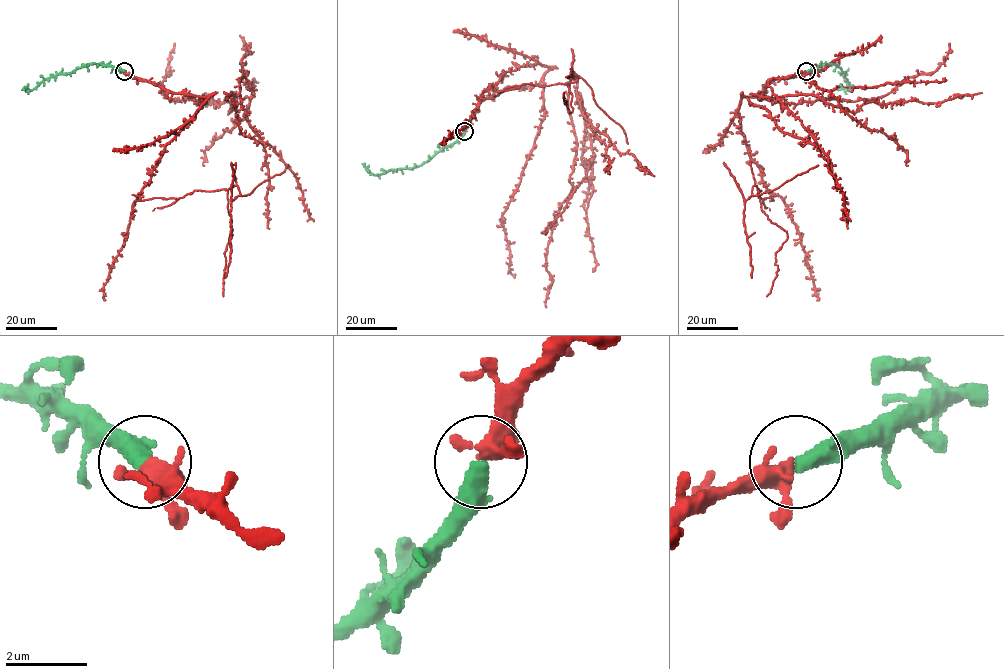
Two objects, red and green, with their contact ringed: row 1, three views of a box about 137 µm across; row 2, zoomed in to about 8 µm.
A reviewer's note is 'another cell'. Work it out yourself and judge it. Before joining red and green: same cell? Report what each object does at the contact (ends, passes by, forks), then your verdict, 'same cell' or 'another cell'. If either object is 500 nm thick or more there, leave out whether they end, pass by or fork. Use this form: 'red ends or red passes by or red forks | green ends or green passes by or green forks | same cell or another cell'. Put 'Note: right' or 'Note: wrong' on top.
Note: wrong
red forks | green ends | same cell

